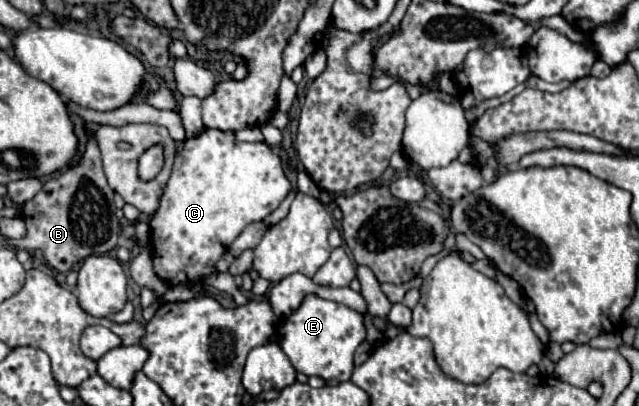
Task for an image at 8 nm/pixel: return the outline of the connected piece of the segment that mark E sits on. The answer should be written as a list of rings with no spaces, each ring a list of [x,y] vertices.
[[[309,294],[303,298],[301,306],[279,322],[277,326],[277,342],[281,350],[287,354],[289,362],[297,372],[305,376],[319,376],[327,382],[327,386],[335,386],[345,382],[353,374],[353,352],[365,340],[365,324],[363,316],[355,310],[323,300],[317,294]]]

